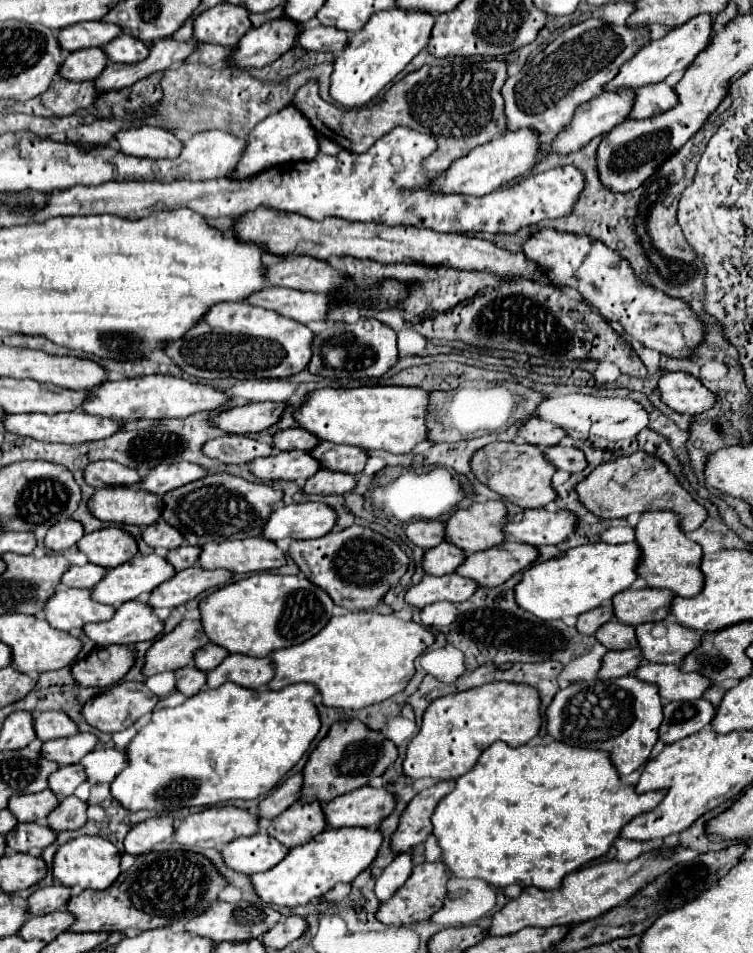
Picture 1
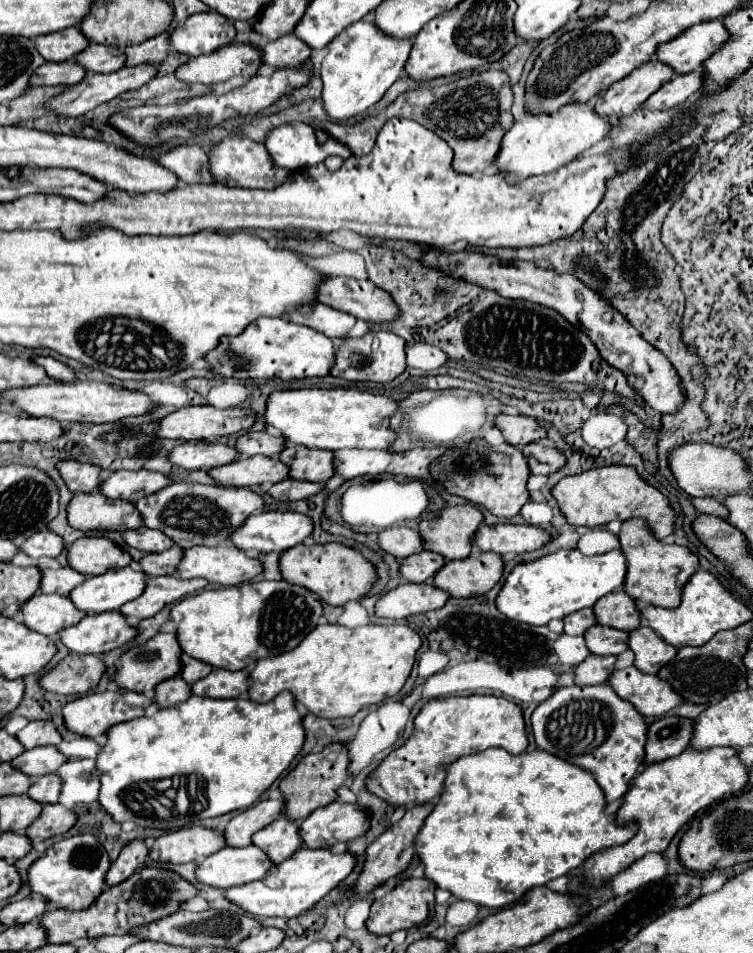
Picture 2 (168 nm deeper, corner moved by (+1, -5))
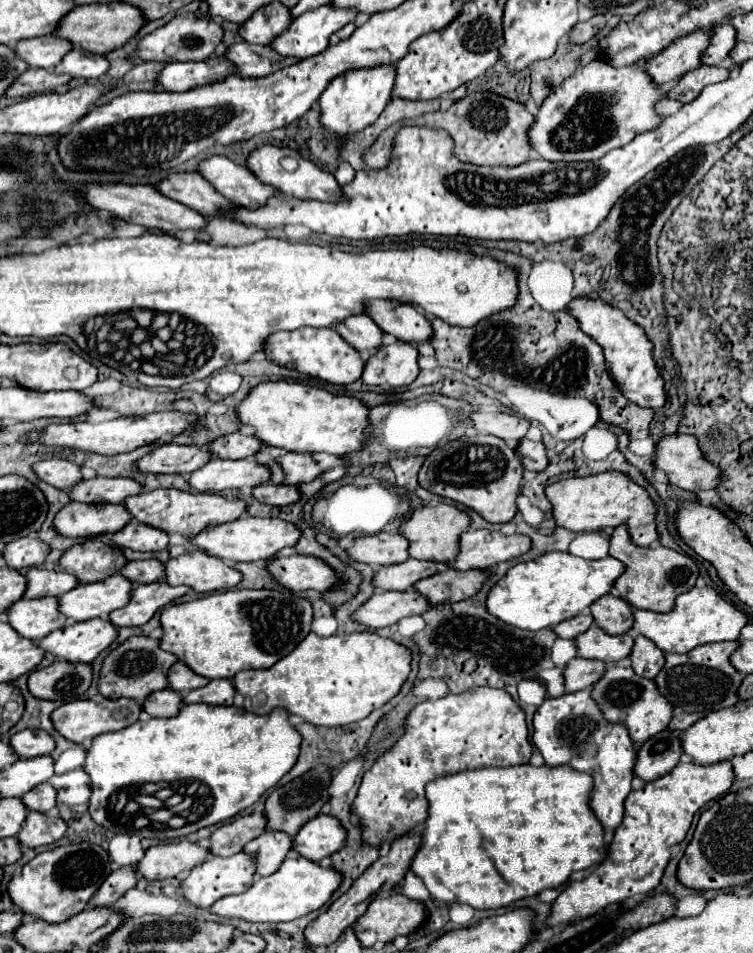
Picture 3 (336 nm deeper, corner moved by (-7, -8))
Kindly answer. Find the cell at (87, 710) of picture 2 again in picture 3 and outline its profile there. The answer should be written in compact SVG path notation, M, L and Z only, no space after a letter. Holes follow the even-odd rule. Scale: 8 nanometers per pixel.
M76 699L70 703L64 703L62 707L58 707L52 713L52 721L54 727L70 741L74 743L82 743L84 739L94 739L102 733L110 733L110 731L118 731L124 729L132 723L138 721L142 713L142 705L132 701L132 699Z

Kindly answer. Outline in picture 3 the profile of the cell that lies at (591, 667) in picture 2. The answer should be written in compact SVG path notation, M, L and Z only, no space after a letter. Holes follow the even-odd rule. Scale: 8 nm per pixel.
M582 657L570 661L564 671L566 693L592 687L604 675L604 671L606 671L604 661L592 661L592 659L582 659Z

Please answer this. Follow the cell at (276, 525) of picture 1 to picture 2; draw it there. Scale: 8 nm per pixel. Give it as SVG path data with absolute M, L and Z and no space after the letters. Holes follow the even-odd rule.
M258 512L258 514L252 514L244 520L242 526L238 526L232 534L230 534L230 542L244 550L244 552L260 552L260 554L266 554L266 552L284 552L296 544L302 544L310 534L312 534L312 520L304 514L298 514L298 512Z

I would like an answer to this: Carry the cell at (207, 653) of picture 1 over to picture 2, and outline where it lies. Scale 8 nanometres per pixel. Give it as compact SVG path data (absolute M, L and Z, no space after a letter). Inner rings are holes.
M182 654L182 656L180 656L180 662L182 662L180 676L182 676L188 684L198 682L198 680L204 678L208 672L212 672L212 666L204 666L202 662L196 662L194 658L188 658L188 654Z

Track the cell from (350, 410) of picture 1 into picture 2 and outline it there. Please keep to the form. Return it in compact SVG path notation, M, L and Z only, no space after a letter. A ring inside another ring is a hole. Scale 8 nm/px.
M302 388L272 392L266 400L264 420L268 426L280 430L282 438L292 444L322 450L364 448L386 450L396 434L388 430L388 418L396 412L398 402L370 392L344 388Z

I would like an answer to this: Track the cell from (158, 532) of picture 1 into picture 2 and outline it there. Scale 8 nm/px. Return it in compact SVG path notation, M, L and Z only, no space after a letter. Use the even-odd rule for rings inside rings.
M140 526L136 530L124 530L122 538L128 546L138 548L142 552L164 552L172 548L172 540L168 536L164 536L158 530L150 530L146 526Z

